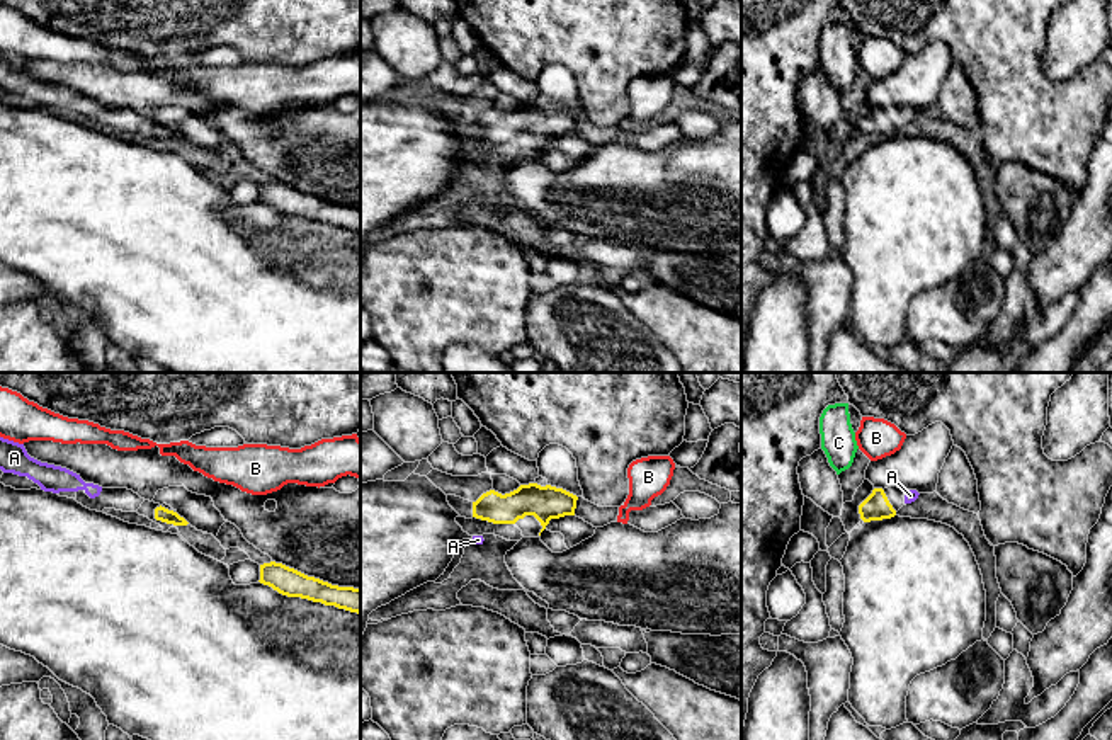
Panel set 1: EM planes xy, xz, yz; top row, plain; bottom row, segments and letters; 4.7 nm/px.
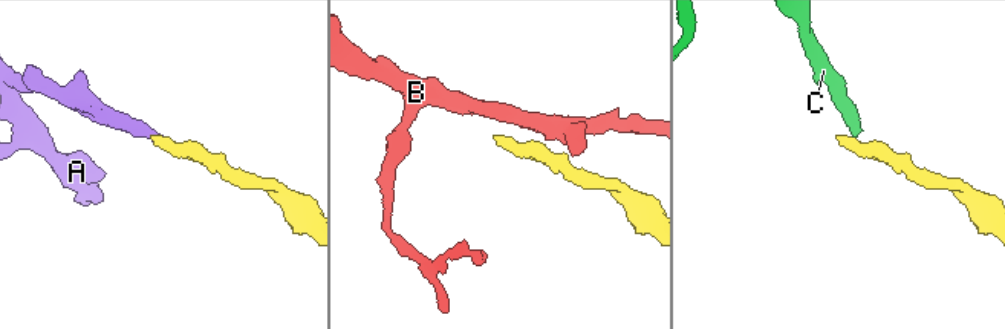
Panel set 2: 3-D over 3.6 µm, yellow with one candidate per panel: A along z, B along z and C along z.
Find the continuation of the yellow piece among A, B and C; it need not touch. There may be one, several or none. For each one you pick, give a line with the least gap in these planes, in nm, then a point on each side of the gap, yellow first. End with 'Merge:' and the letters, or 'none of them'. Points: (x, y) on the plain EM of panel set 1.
A: 60 nm apart; from yellow across yz (895, 130), (905, 121)
Merge: A

